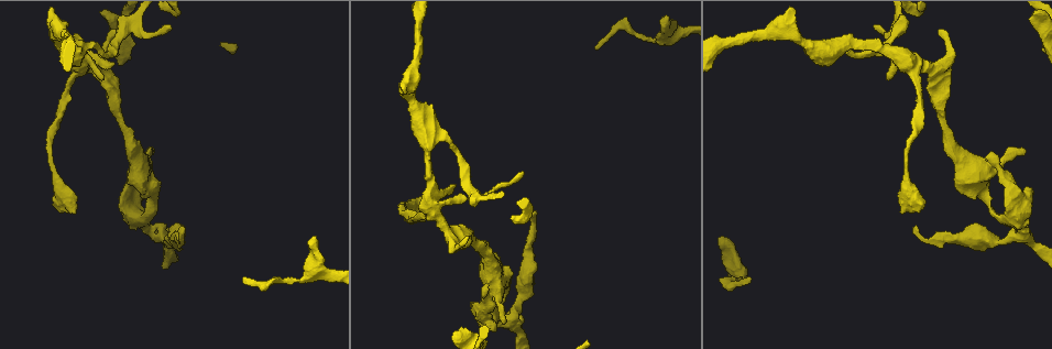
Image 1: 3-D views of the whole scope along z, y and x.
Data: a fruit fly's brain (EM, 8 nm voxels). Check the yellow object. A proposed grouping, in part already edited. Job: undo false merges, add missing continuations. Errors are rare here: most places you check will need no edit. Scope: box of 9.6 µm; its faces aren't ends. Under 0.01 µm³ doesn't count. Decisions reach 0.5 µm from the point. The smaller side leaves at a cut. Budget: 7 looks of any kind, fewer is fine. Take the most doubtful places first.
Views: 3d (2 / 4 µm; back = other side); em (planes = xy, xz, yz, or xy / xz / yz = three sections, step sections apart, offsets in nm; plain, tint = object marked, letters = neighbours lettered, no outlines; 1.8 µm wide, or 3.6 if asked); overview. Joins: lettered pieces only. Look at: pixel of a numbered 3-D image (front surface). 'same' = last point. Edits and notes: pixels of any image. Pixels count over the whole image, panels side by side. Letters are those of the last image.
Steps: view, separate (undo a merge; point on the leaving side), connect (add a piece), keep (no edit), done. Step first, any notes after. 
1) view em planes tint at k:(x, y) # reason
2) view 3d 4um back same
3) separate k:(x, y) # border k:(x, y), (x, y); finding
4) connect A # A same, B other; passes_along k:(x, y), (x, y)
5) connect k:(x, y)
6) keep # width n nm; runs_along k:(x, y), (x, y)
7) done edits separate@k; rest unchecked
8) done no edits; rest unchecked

view em xz step 8 letters at 1:(314, 239) # an open end

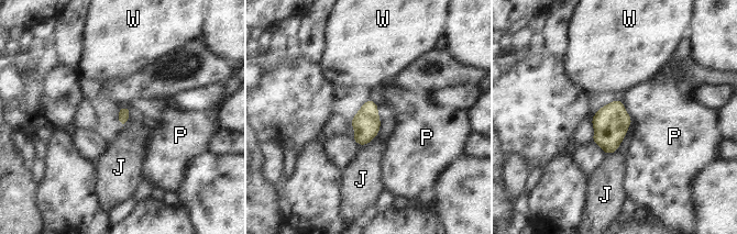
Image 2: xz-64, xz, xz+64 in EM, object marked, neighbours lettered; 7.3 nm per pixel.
view em planes letters same # another direction

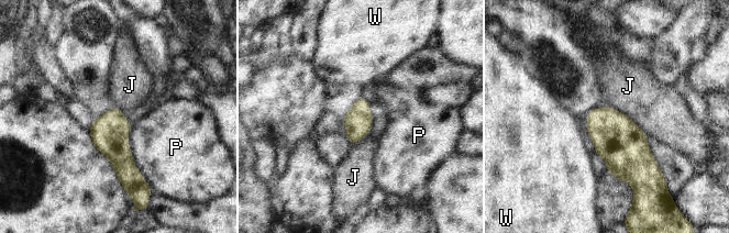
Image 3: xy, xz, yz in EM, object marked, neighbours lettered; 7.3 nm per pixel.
keep # width 190 nm; J other, P other, W other; none of them fits

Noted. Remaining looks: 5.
view 3d 2um at 1:(116, 29) # free end

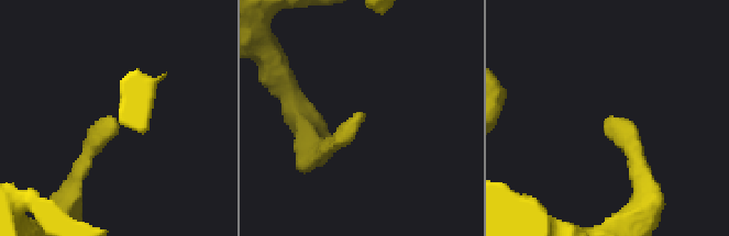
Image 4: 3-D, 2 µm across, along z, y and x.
view em planes letters at 4:(613, 123) # shape alone is not enough

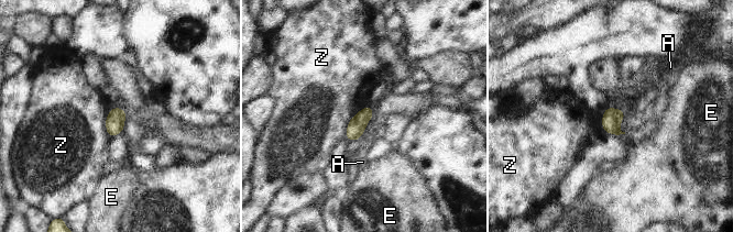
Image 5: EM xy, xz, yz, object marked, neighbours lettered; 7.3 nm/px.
keep # A other, E other, Z other; border 5:(105, 118), (108, 135); no lettered piece goes on from it

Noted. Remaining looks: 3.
view em xy step 8 tint at 1:(149, 150) # free end

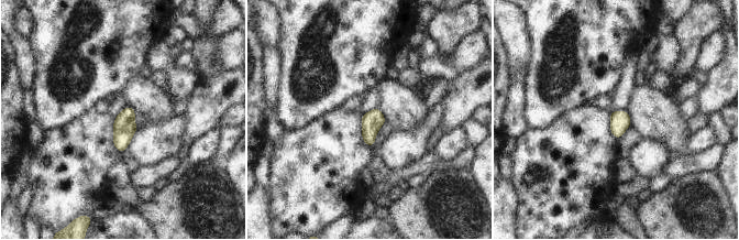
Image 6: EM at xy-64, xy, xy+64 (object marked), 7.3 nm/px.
view em yz step 8 letters same

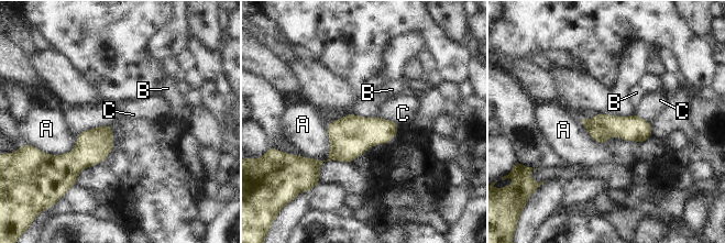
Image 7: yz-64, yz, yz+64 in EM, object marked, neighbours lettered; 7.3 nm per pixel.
keep # A other, B other, C other; border 7:(377, 117), (398, 123); none of them fits

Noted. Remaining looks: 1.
done no edits; rest unchecked

